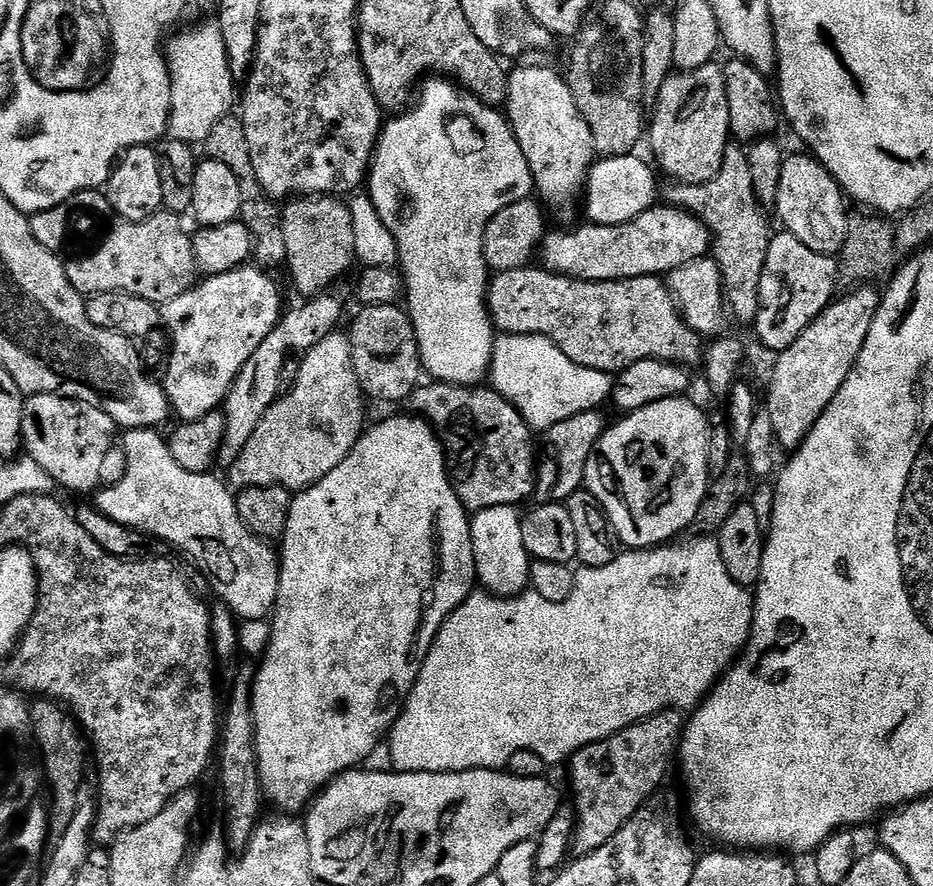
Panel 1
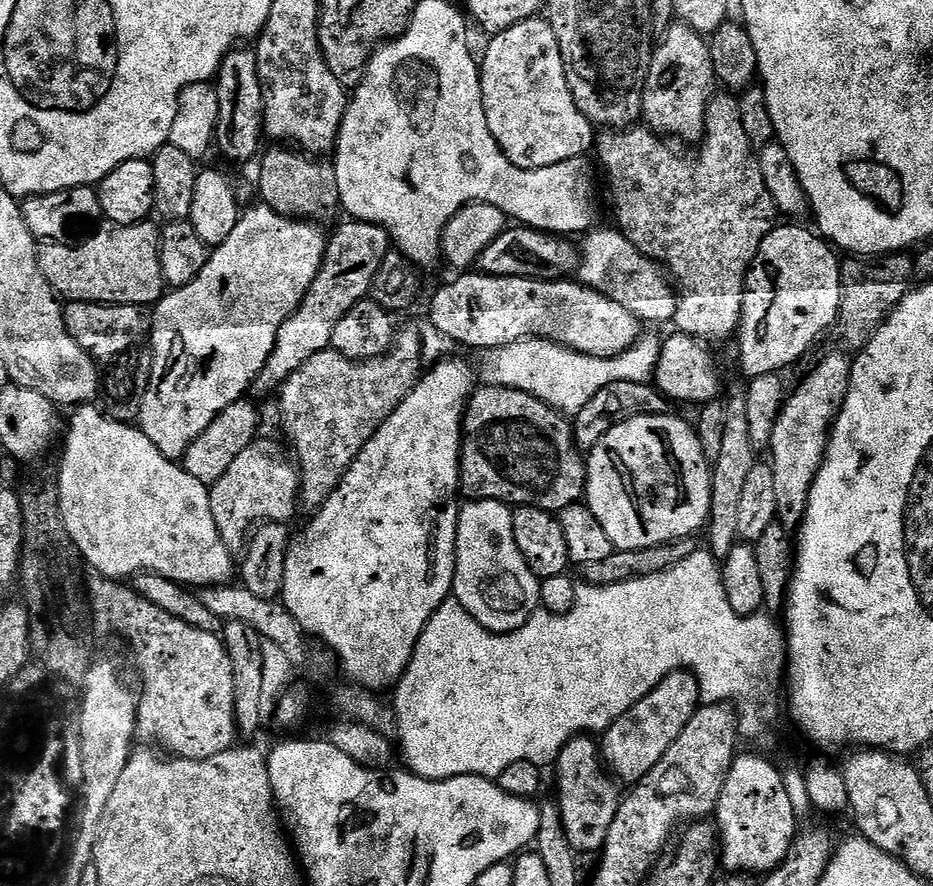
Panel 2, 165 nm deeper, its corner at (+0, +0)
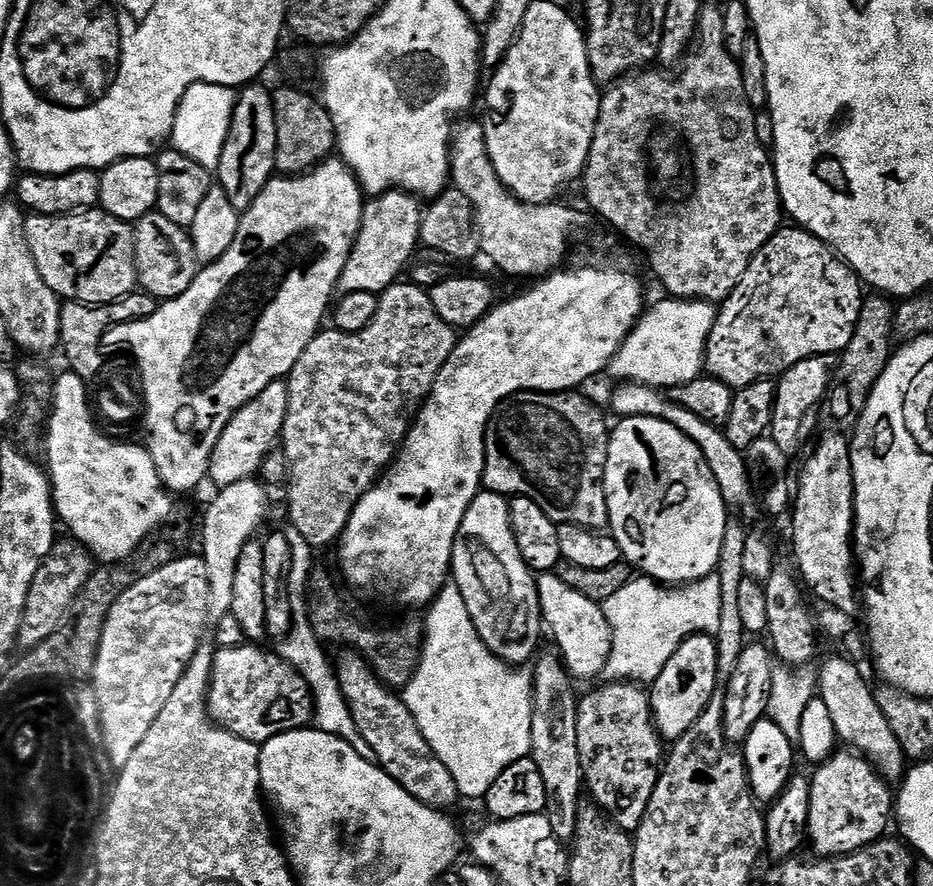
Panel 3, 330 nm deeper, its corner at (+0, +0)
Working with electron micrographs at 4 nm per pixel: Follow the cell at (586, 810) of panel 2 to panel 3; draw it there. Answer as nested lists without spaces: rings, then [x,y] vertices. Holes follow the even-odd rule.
[[[604,682],[601,688],[579,697],[578,710],[578,754],[584,771],[584,788],[591,803],[607,814],[612,823],[624,832],[635,834],[642,818],[646,818],[646,806],[650,806],[650,794],[658,786],[661,767],[666,759],[666,744],[656,731],[652,720],[652,701],[649,693],[635,682]]]

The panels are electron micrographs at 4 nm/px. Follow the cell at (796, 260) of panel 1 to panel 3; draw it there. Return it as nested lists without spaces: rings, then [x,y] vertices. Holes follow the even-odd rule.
[[[784,226],[754,254],[746,274],[719,305],[716,321],[704,346],[707,375],[726,382],[732,389],[745,388],[759,380],[779,377],[792,364],[811,356],[839,354],[854,338],[854,326],[865,297],[860,296],[862,281],[827,244],[799,226]]]

